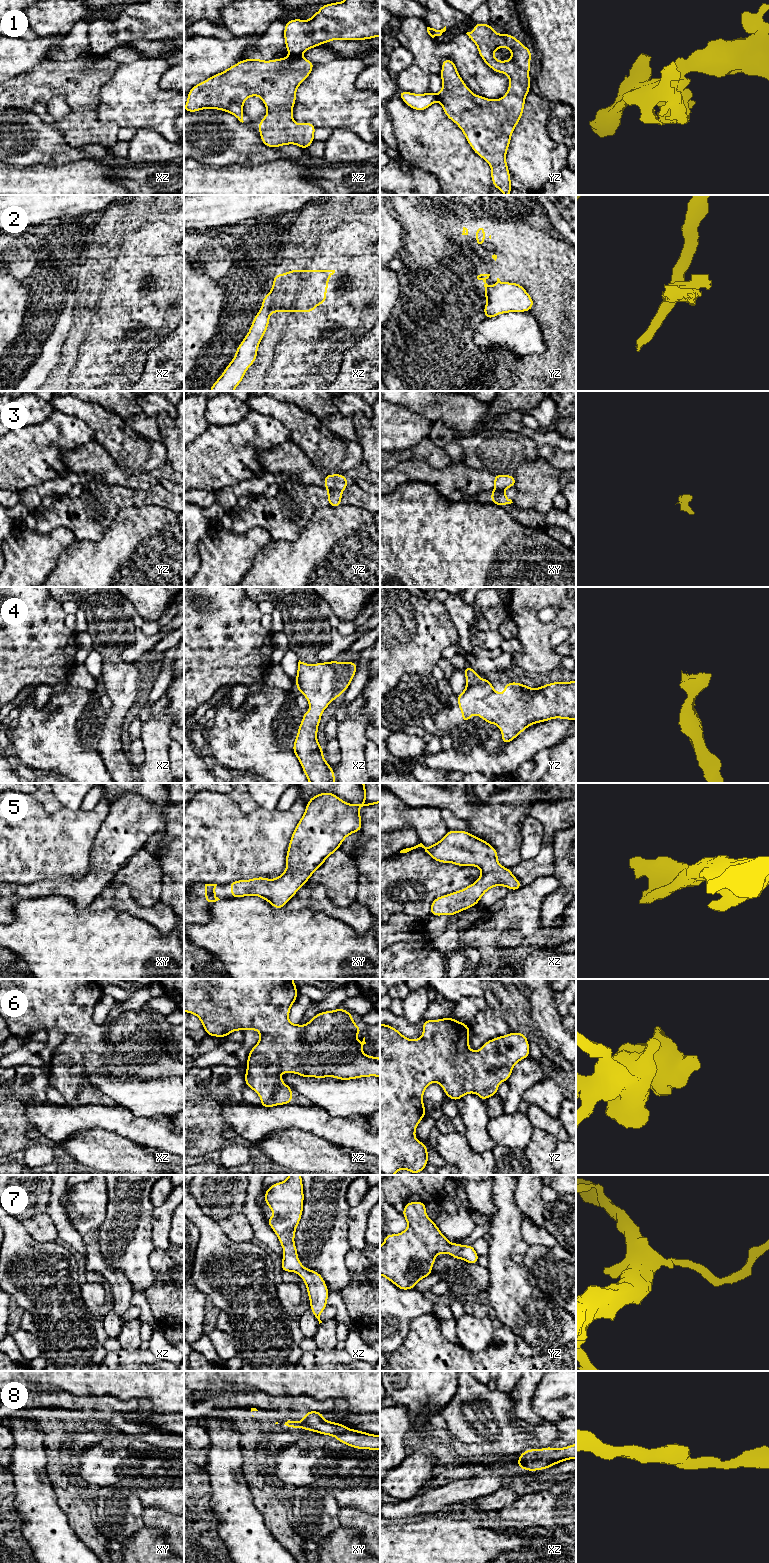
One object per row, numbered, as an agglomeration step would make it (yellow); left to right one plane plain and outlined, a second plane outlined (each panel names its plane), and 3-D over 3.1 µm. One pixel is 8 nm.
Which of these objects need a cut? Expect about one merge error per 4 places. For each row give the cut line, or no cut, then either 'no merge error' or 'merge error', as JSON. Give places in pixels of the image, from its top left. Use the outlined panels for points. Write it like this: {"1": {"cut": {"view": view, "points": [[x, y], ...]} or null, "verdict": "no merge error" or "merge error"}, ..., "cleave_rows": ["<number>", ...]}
{"1": {"cut": {"view": "xz", "points": [[290, 54], [299, 56]]}, "verdict": "merge error"}, "2": {"cut": null, "verdict": "no merge error"}, "3": {"cut": {"view": "yz", "points": [[328, 489], [336, 489], [341, 492]]}, "verdict": "merge error"}, "4": {"cut": null, "verdict": "no merge error"}, "5": {"cut": null, "verdict": "no merge error"}, "6": {"cut": null, "verdict": "no merge error"}, "7": {"cut": null, "verdict": "no merge error"}, "8": {"cut": null, "verdict": "no merge error"}, "cleave_rows": ["1", "3"]}

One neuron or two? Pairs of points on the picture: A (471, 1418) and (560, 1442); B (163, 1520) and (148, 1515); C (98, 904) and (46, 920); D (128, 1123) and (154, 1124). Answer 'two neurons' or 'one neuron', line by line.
A: two neurons
B: one neuron
C: two neurons
D: one neuron

